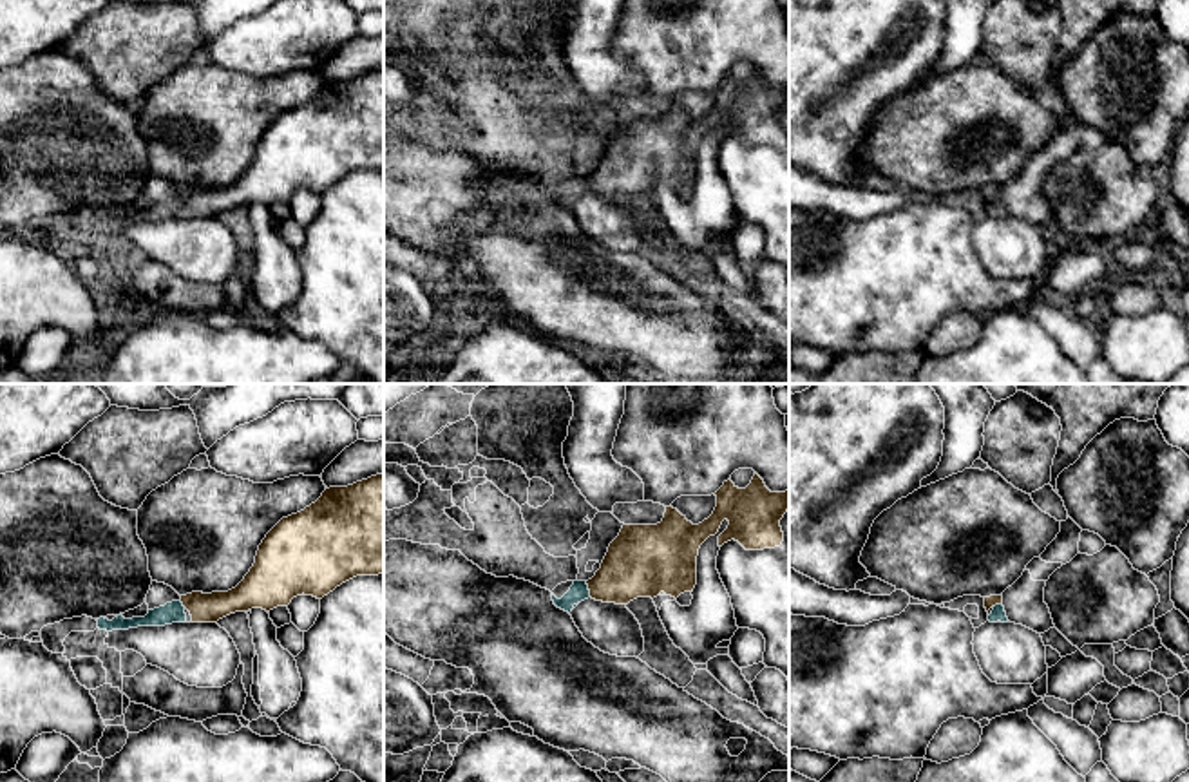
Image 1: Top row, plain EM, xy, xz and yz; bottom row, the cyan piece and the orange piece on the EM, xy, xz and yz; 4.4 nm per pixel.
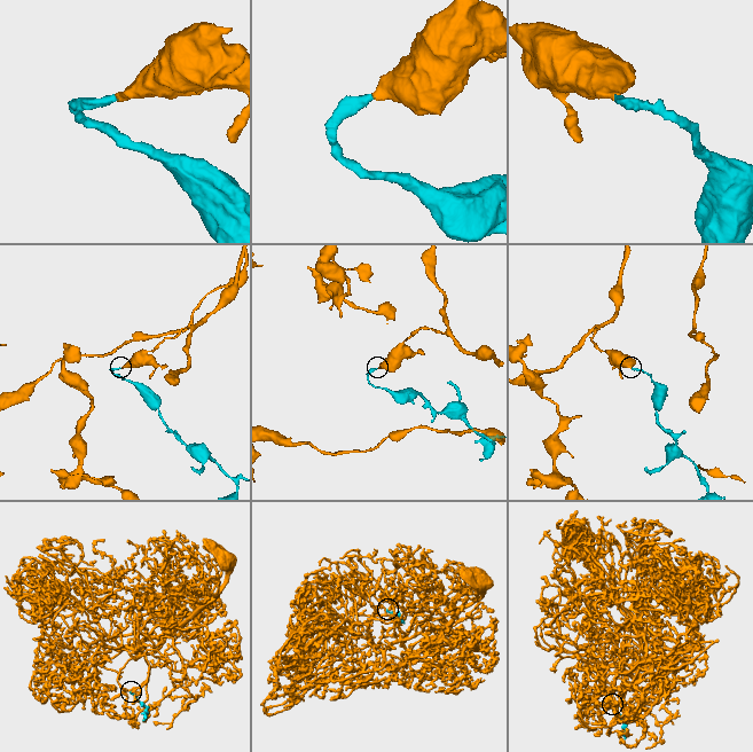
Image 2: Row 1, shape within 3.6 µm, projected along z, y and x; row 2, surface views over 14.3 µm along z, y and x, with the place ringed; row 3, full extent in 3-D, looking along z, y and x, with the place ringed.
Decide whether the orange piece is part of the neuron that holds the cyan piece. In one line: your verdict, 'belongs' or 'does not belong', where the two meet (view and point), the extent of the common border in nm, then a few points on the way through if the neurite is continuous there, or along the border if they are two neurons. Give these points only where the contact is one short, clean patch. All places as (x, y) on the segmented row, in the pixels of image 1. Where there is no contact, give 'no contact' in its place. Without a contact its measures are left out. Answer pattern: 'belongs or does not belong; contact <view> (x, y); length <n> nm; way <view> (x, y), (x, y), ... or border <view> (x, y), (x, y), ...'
belongs; contact xz (587, 589); length 80 nm; way xz (578, 592), (587, 589), (618, 581), (637, 565)

